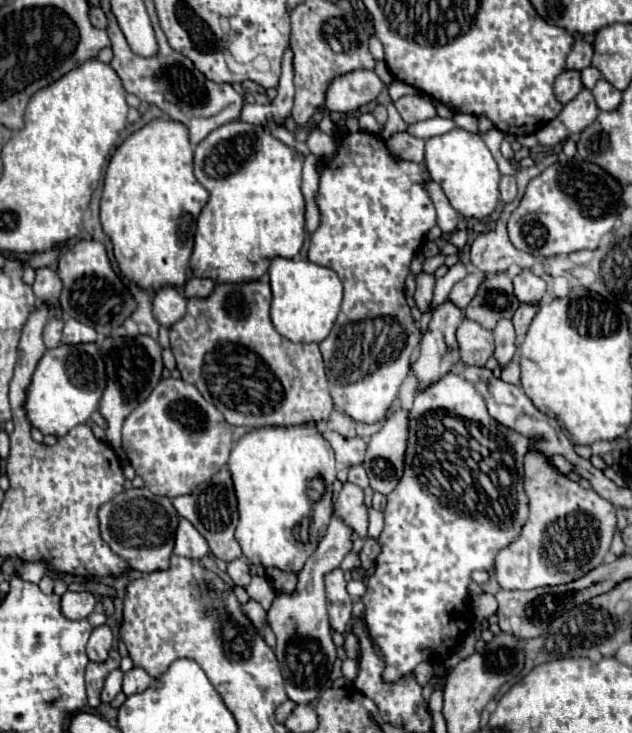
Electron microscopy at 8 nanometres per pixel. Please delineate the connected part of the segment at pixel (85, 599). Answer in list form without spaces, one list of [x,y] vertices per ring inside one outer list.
[[[66,591],[62,595],[62,613],[66,619],[86,619],[96,607],[96,599],[88,591]]]

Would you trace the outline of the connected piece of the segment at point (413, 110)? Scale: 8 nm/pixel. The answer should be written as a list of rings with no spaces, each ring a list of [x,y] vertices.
[[[404,95],[398,101],[394,101],[394,105],[406,123],[418,123],[436,115],[434,103],[420,95]]]

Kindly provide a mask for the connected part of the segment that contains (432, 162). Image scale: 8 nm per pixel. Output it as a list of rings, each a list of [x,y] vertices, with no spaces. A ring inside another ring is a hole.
[[[456,127],[444,135],[428,139],[426,141],[426,167],[430,171],[432,181],[436,181],[442,187],[452,207],[464,217],[484,219],[496,209],[498,199],[500,199],[498,183],[502,175],[498,171],[498,165],[492,153],[488,151],[488,147],[484,145],[478,133],[468,133]]]

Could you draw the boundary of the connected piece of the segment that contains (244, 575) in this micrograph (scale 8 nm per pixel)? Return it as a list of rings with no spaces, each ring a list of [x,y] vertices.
[[[234,559],[232,563],[228,563],[228,575],[232,577],[232,581],[238,587],[246,587],[250,583],[250,579],[252,579],[248,561],[246,559]]]

